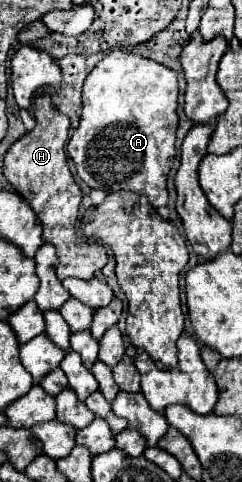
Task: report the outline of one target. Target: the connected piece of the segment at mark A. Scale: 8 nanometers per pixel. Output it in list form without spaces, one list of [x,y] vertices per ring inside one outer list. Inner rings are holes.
[[[112,49],[86,77],[80,125],[68,143],[68,155],[84,185],[114,193],[120,189],[146,195],[152,207],[168,203],[166,179],[176,157],[178,79],[168,67]]]

